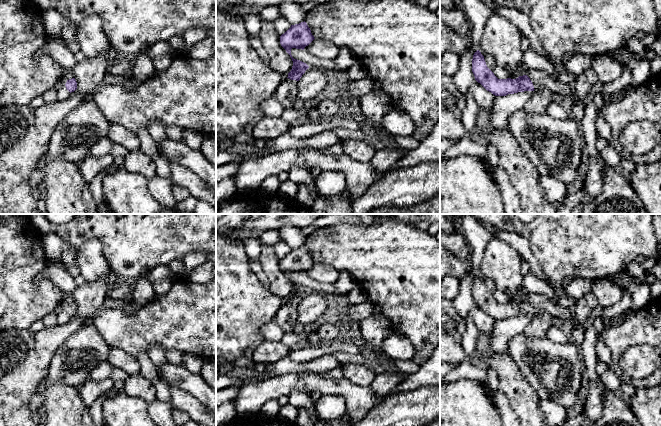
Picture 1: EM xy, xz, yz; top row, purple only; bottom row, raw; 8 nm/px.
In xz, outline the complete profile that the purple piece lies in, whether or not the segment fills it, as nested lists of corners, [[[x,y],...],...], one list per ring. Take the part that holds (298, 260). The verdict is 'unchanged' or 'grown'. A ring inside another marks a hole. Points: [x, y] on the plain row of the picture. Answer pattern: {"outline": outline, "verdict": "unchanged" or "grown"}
{"outline": [[[305,245],[291,249],[291,251],[280,260],[281,270],[286,274],[293,285],[293,290],[288,297],[287,303],[277,311],[273,320],[283,330],[284,334],[293,332],[294,325],[298,322],[298,306],[309,292],[306,287],[292,281],[291,273],[304,274],[314,263]]], "verdict": "grown"}

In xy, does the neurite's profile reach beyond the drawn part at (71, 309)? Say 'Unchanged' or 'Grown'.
Grown

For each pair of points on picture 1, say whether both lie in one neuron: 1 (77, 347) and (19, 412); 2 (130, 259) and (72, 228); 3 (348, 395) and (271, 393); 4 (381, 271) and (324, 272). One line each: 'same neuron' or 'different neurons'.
1: different neurons
2: same neuron
3: same neuron
4: different neurons

